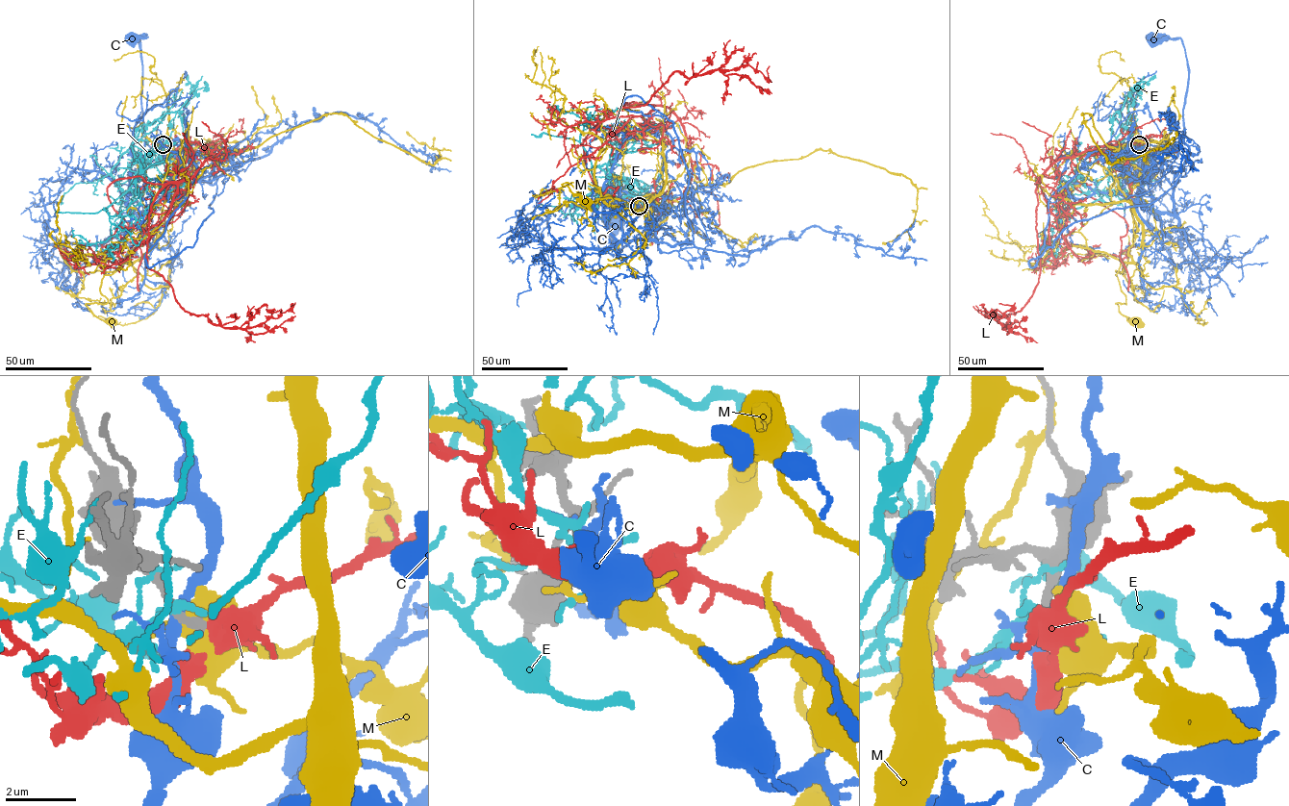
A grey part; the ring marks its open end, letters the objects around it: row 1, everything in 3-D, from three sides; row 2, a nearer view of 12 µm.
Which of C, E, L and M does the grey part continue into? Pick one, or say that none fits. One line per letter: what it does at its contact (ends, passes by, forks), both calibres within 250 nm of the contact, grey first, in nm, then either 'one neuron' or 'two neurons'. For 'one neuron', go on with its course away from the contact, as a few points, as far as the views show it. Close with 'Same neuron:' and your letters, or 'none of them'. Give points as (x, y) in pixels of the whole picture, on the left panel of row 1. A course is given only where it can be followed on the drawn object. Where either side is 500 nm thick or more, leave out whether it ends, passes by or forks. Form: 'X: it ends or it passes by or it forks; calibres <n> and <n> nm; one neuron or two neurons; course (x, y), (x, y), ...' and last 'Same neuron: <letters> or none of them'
C: it passes by; calibres 360 and 300 nm; two neurons
E: it passes by; calibres 340 and 200 nm; two neurons
L: it passes by; calibres 280 and 440 nm; one neuron; course (163, 144), (215, 146), (192, 176), (159, 192), (146, 266), (185, 311), (225, 327), (260, 326), (293, 303)
M: it forks; calibres 300 and 480 nm; two neurons
Same neuron: L

